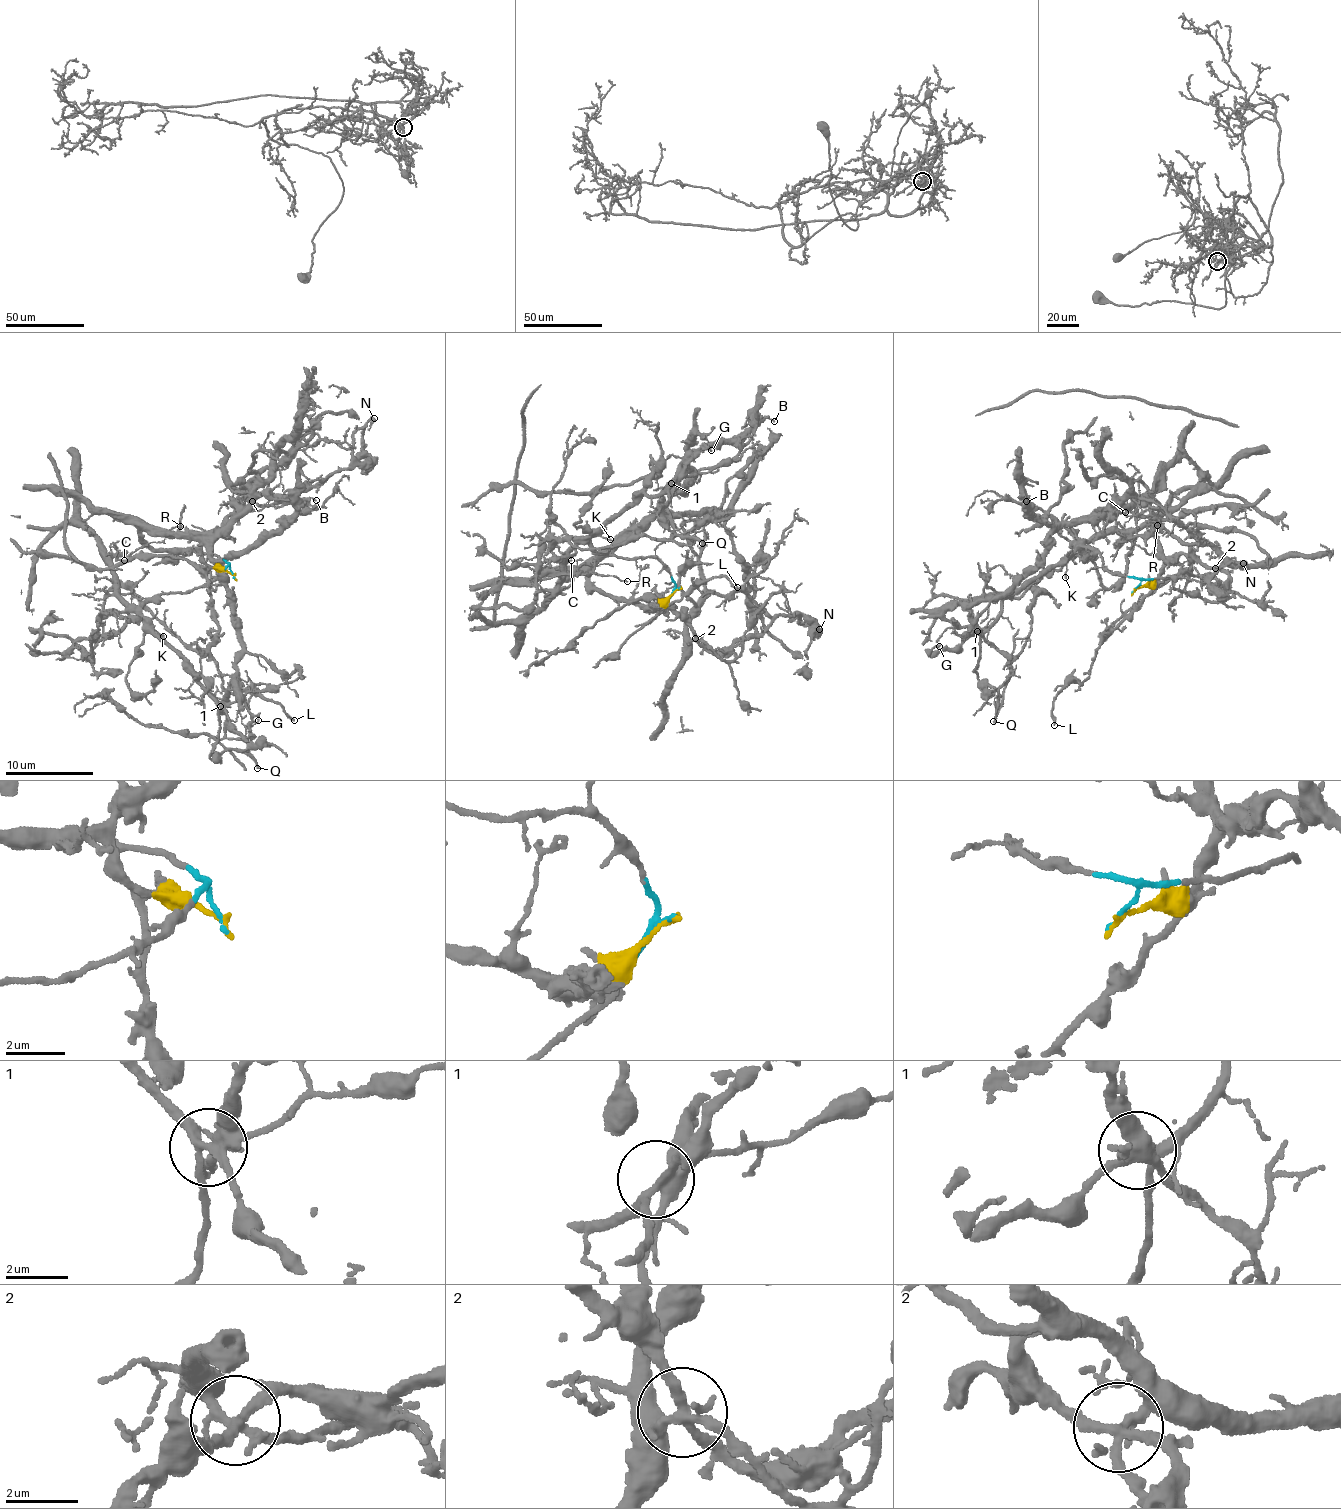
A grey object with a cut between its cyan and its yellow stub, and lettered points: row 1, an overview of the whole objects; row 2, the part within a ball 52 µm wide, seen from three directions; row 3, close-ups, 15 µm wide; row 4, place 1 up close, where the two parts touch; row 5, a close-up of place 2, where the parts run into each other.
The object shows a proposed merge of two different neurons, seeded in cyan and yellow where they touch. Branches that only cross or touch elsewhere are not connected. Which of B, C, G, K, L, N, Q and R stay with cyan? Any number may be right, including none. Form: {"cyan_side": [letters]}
{"cyan_side": ["C", "G", "K", "Q"]}

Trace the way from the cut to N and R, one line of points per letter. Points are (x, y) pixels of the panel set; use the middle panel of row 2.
N: (678, 588), (646, 606), (671, 609), (708, 650), (728, 650), (794, 613), (820, 630)
R: (678, 588), (654, 607), (643, 606), (602, 595), (588, 575), (608, 575), (628, 581)

